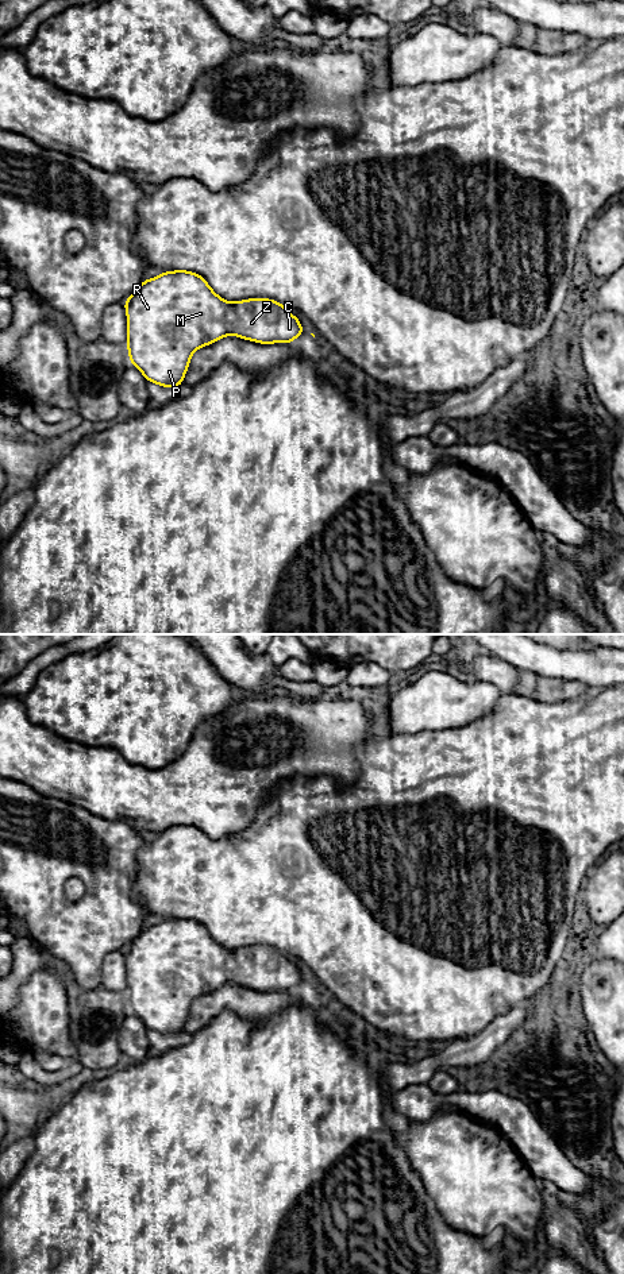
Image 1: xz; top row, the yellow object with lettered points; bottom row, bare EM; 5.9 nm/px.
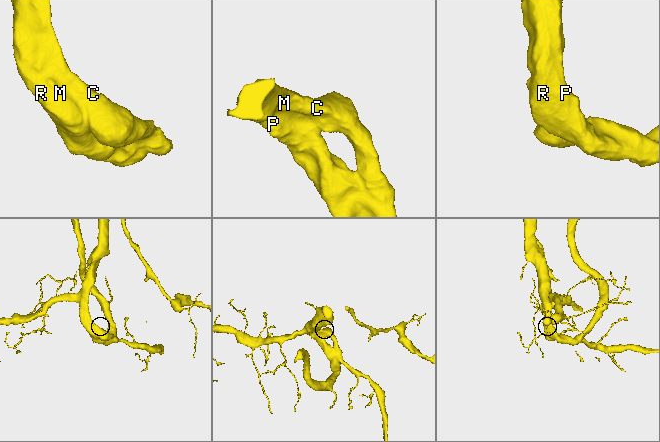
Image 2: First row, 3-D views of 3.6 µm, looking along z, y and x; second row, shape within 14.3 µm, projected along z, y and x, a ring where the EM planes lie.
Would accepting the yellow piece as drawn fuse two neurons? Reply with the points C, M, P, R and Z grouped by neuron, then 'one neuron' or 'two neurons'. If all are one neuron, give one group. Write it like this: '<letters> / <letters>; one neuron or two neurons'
C M P R Z; one neuron

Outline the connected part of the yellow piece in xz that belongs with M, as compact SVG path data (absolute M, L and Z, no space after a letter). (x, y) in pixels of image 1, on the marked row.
M186 270L145 279L124 301L124 308L128 358L147 382L163 387L181 386L193 352L228 335L261 344L288 344L305 332L284 304L258 297L228 302L201 275Z

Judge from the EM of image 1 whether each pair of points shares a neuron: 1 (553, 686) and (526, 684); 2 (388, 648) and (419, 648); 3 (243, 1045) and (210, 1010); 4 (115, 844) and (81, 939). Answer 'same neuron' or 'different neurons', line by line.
1: same neuron
2: same neuron
3: different neurons
4: same neuron

